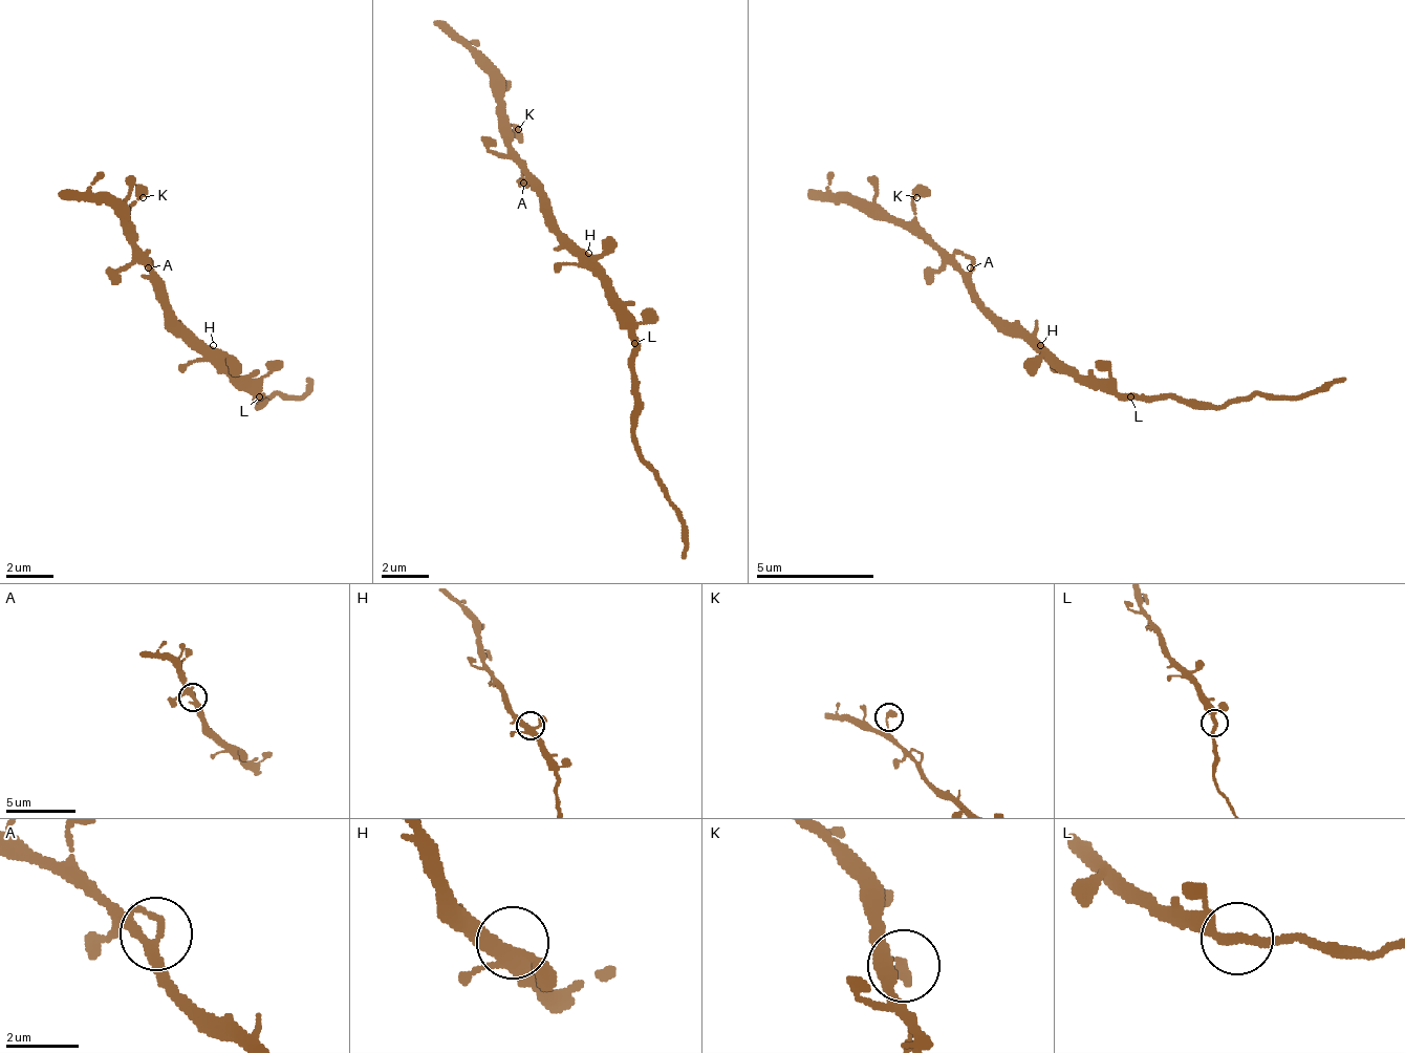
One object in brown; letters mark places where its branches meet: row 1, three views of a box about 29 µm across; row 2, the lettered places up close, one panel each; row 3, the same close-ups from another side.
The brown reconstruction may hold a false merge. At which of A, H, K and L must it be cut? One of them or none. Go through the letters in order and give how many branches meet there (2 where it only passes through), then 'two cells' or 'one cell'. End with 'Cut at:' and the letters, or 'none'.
A: branches 2; one cell
H: branches 4; one cell
K: branches 1; one cell
L: branches 2; two cells
Cut at: L

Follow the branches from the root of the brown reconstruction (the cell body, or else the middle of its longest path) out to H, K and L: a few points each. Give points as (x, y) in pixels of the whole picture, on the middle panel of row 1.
H: (583, 265), (583, 259), (588, 253)
K: (583, 265), (583, 253), (559, 230), (553, 206), (512, 153), (505, 129), (518, 129)
L: (583, 265), (606, 288), (618, 324), (635, 342)

